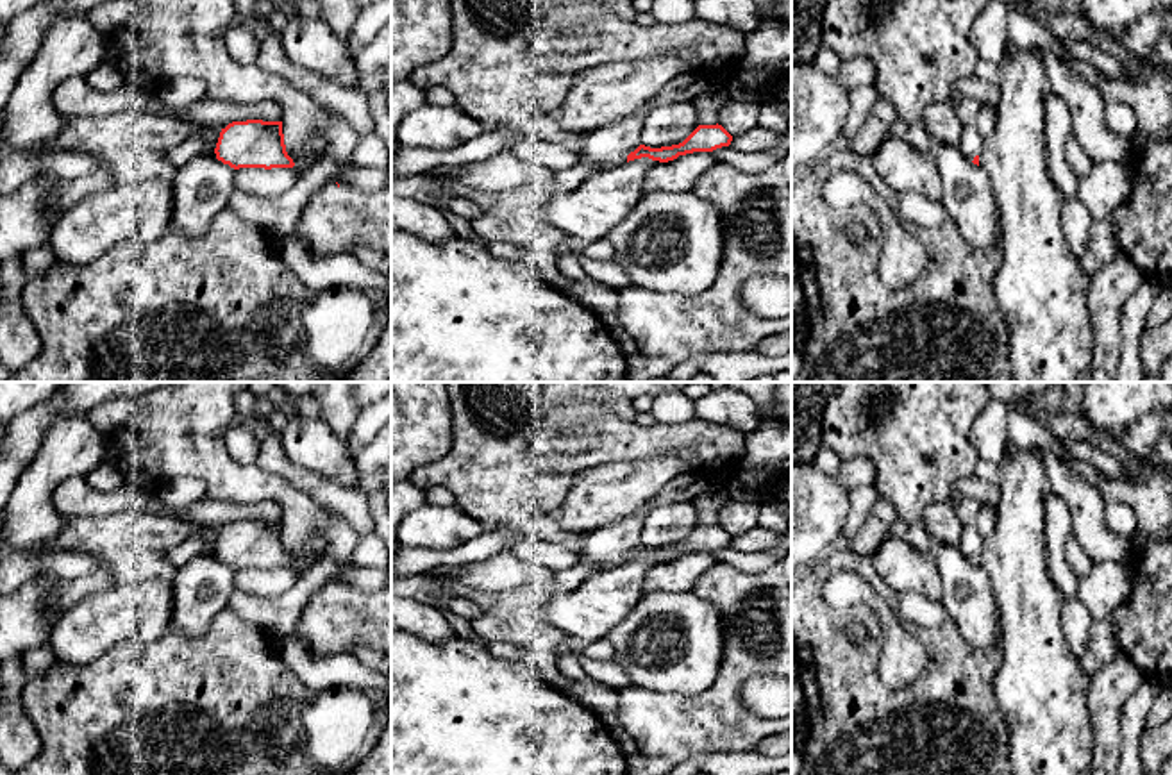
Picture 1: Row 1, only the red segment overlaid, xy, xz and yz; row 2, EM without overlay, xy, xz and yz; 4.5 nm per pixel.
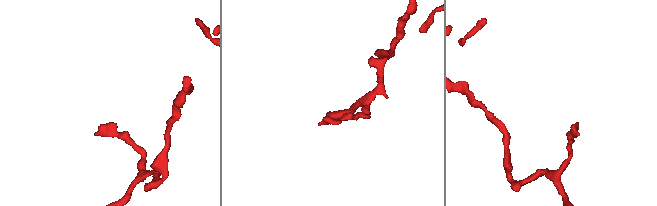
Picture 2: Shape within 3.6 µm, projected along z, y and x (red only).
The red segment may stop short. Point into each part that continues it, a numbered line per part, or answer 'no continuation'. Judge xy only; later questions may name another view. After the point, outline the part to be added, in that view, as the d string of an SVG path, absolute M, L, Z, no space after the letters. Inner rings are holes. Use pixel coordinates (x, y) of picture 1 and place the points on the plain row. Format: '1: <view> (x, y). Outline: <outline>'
no continuation

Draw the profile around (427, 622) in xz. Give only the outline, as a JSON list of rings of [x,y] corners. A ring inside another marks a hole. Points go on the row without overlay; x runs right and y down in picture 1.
[[[391,595],[391,629],[409,632],[429,643],[456,638],[441,607],[395,595]]]

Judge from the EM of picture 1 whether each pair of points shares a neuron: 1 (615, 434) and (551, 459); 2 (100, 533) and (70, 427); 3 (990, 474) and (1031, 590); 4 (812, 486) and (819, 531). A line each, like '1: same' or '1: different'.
1: same
2: different
3: different
4: same

